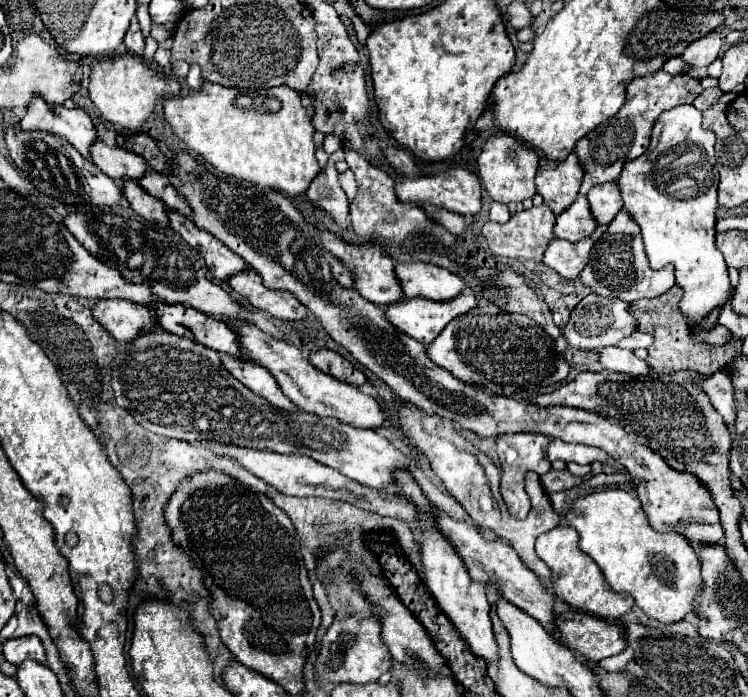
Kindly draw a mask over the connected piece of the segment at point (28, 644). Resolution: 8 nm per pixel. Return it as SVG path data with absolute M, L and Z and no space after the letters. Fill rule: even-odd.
M28 635L28 637L18 637L18 639L8 639L4 643L2 649L6 661L10 661L12 665L20 665L24 661L38 661L38 663L46 663L46 655L44 655L44 647L40 643L38 637Z

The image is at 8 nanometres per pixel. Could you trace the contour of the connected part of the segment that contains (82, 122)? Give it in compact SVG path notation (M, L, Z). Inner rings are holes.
M34 99L20 121L24 131L46 131L66 139L76 151L90 159L90 147L96 141L96 129L84 109L66 109L64 105L48 105Z

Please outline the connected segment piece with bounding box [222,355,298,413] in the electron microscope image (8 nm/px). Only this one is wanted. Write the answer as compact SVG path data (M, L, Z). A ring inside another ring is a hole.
M222 355L222 365L250 391L264 397L270 405L276 405L276 409L286 413L298 413L298 407L280 391L276 379L272 377L272 373L268 373L266 367L230 355Z

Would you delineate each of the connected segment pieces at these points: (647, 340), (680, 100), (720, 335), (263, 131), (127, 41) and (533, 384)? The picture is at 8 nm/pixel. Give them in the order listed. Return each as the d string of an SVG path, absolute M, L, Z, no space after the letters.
M634 331L630 337L624 337L620 343L618 343L618 347L622 347L622 349L638 349L638 347L650 347L652 345L652 335L648 335L648 333L642 333L642 331Z
M662 69L658 73L650 73L650 75L630 81L630 85L626 87L626 103L612 117L612 121L598 125L594 131L590 131L586 137L582 137L576 143L574 153L578 155L580 165L584 169L580 193L586 195L590 191L590 187L594 187L594 185L616 181L624 167L624 161L636 159L648 149L650 131L652 131L652 125L658 119L658 115L664 113L666 109L672 109L672 107L678 107L684 103L692 103L702 91L704 89L698 79L694 79L686 73L668 75Z
M716 325L716 327L710 329L710 331L698 329L698 331L694 331L694 333L696 333L698 339L702 339L702 341L706 341L706 343L712 343L712 345L724 345L724 343L728 343L730 337L732 337L732 333L730 333L726 327L722 327L722 325Z
M204 83L200 93L190 91L184 97L166 99L164 115L188 153L196 153L220 173L238 181L248 181L264 191L278 191L288 197L298 197L306 193L310 181L314 181L314 175L322 171L314 157L312 143L314 127L310 119L314 111L310 107L302 107L300 95L290 87L272 87L246 93L242 89L226 89L222 85Z
M136 17L124 37L124 45L128 47L128 51L132 51L132 55L142 55L142 51L144 51L144 37L142 37L142 31L140 31Z
M480 303L466 315L452 319L428 345L428 357L460 381L504 397L556 385L570 373L570 363L556 351L554 339L534 319L506 313L494 303Z

